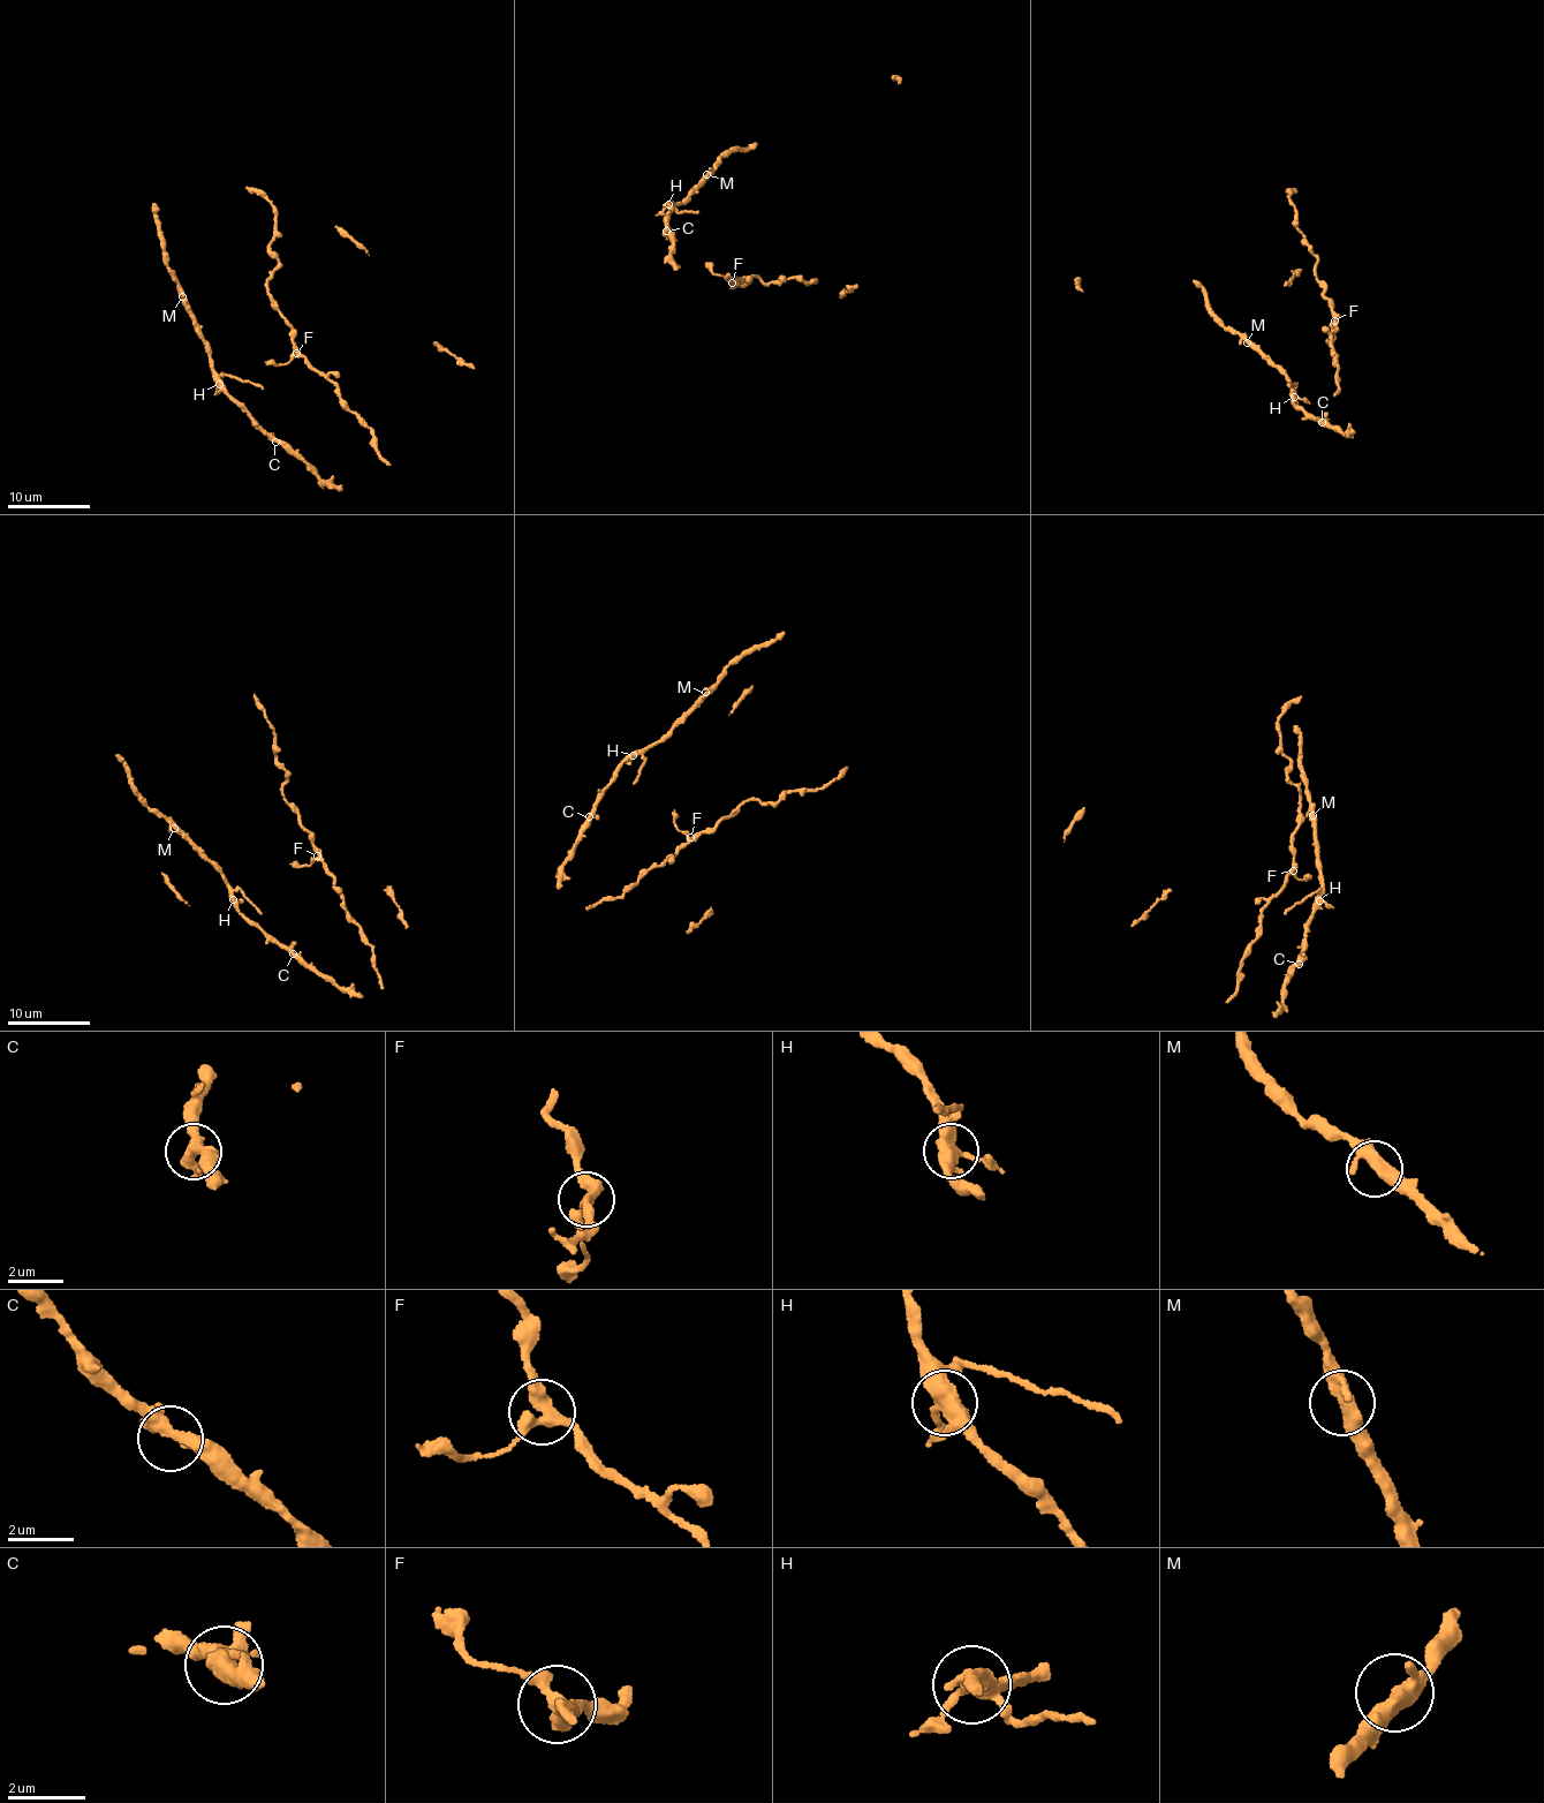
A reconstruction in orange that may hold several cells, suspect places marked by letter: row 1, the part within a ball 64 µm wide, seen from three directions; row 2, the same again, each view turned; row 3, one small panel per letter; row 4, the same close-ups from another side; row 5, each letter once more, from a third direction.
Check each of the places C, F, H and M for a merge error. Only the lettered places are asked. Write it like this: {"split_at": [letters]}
{"split_at": []}

